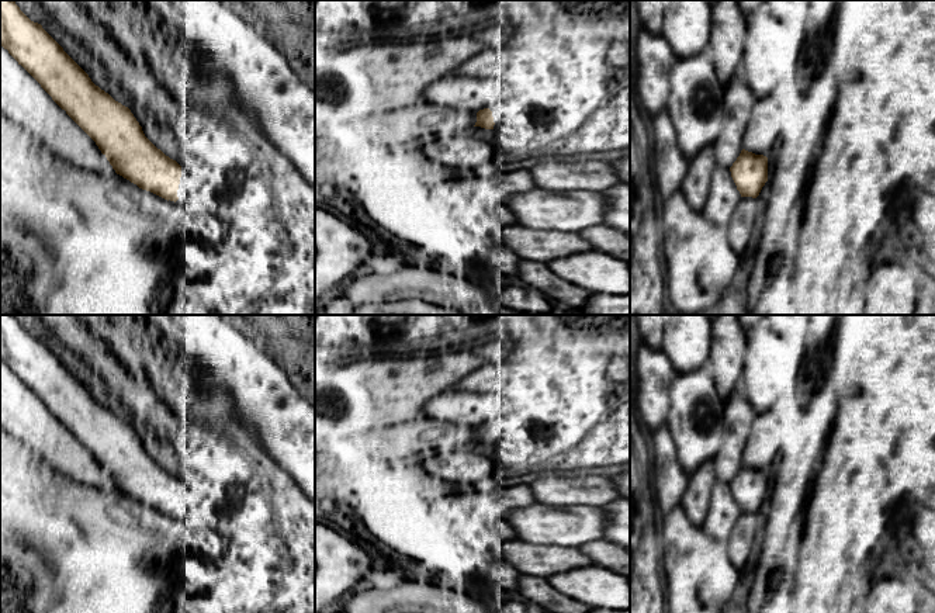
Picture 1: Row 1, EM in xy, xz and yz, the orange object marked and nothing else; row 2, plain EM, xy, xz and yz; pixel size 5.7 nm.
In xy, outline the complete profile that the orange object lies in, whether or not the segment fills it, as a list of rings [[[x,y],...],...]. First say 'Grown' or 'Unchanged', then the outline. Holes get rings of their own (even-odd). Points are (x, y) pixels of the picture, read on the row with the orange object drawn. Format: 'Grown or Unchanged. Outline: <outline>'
Unchanged. Outline: [[[0,0],[0,45],[21,65],[96,142],[117,174],[165,200],[177,201],[181,166],[157,149],[143,134],[131,110],[96,86],[89,75],[14,0]]]

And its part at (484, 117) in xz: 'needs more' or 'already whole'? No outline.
already whole

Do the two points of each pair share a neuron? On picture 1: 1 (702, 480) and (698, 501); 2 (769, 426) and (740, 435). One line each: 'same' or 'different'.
1: same
2: different

